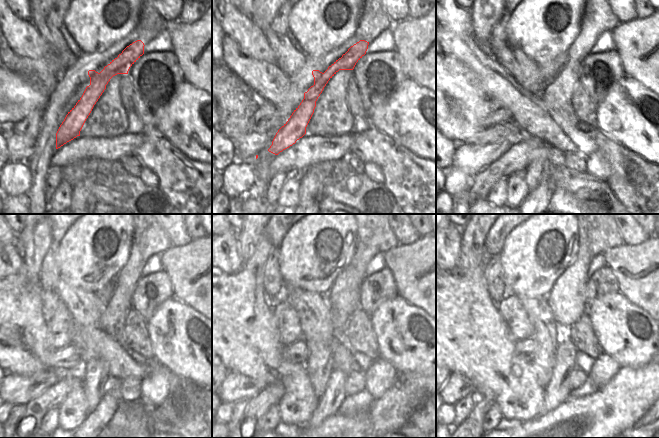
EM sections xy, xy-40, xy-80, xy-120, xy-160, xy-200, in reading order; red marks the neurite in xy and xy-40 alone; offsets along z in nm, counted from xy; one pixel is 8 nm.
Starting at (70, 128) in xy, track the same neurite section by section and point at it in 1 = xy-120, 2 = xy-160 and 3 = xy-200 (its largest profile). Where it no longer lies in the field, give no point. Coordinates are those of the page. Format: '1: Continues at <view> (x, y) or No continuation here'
1: Continues at xy-120 (16, 389)
2: Continues at xy-160 (235, 387)
3: Continues at xy-200 (456, 387)

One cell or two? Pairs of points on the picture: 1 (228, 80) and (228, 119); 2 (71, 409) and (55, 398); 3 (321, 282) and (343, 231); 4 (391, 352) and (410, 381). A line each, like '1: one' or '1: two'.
1: one
2: two
3: one
4: two

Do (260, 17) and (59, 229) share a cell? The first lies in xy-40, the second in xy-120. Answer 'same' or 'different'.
different

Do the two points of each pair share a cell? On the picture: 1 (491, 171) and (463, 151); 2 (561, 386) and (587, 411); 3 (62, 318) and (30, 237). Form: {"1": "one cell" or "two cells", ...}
{"1": "two cells", "2": "two cells", "3": "two cells"}

